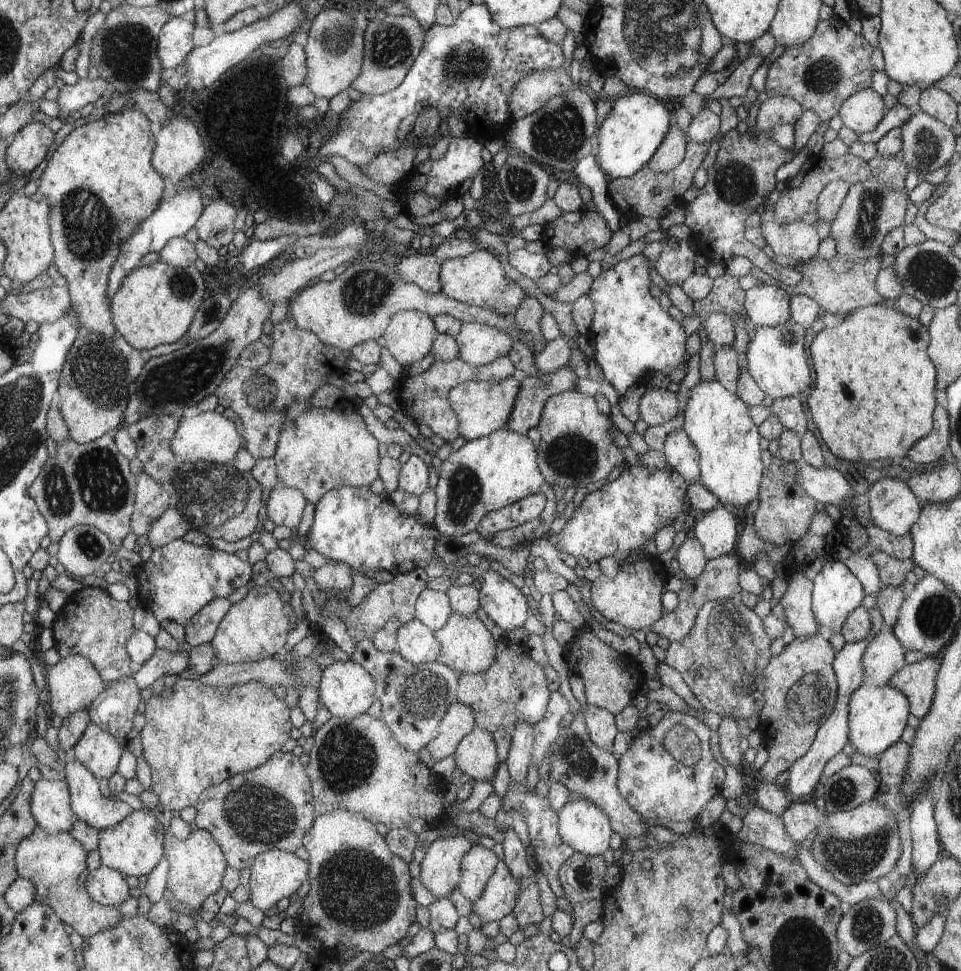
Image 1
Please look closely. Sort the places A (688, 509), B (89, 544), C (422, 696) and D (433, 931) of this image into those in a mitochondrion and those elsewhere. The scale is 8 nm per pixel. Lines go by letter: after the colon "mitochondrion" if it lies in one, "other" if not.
A: other
B: mitochondrion
C: mitochondrion
D: other

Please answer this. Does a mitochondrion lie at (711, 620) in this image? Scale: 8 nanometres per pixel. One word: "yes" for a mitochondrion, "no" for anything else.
yes

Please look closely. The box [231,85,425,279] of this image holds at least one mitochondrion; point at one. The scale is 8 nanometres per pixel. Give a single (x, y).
(382, 137)

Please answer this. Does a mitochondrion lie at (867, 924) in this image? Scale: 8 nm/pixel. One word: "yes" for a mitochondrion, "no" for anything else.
yes

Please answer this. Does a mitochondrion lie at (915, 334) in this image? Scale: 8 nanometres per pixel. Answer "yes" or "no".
no

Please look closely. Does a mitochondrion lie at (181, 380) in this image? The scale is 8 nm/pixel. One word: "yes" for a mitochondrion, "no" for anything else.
yes

